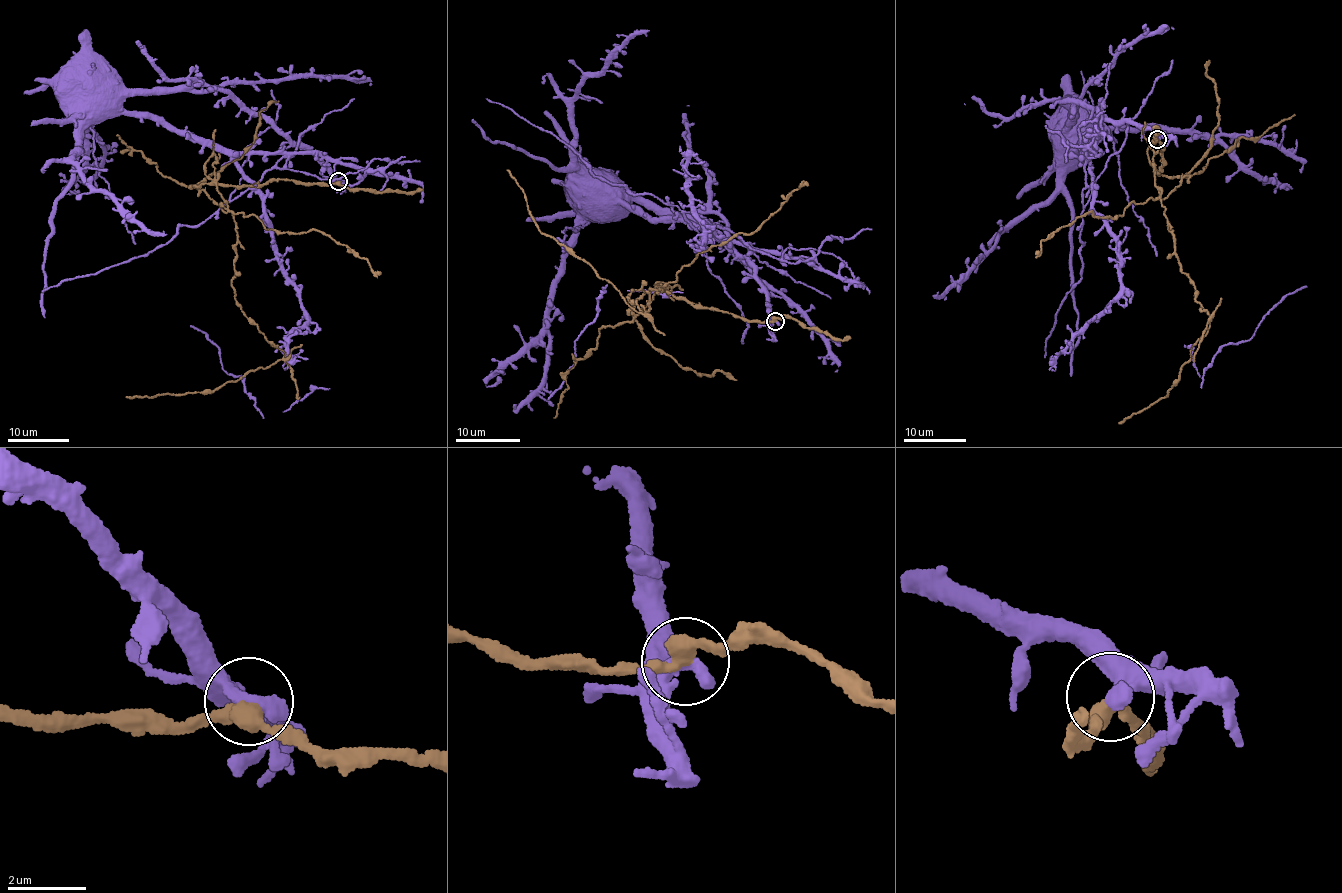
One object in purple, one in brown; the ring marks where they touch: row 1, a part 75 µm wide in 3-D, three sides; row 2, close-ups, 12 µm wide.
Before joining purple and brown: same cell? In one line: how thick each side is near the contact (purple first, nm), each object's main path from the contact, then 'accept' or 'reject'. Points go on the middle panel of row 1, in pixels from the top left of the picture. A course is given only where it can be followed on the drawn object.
calibres 440 and 400 nm; course purple (774, 320), (756, 270), (734, 248), (727, 224), (717, 214), (670, 214), (647, 208), (606, 179), (597, 186); course brown (774, 320), (691, 305), (660, 283), (626, 297), (644, 315), (541, 233), (507, 169); reject

